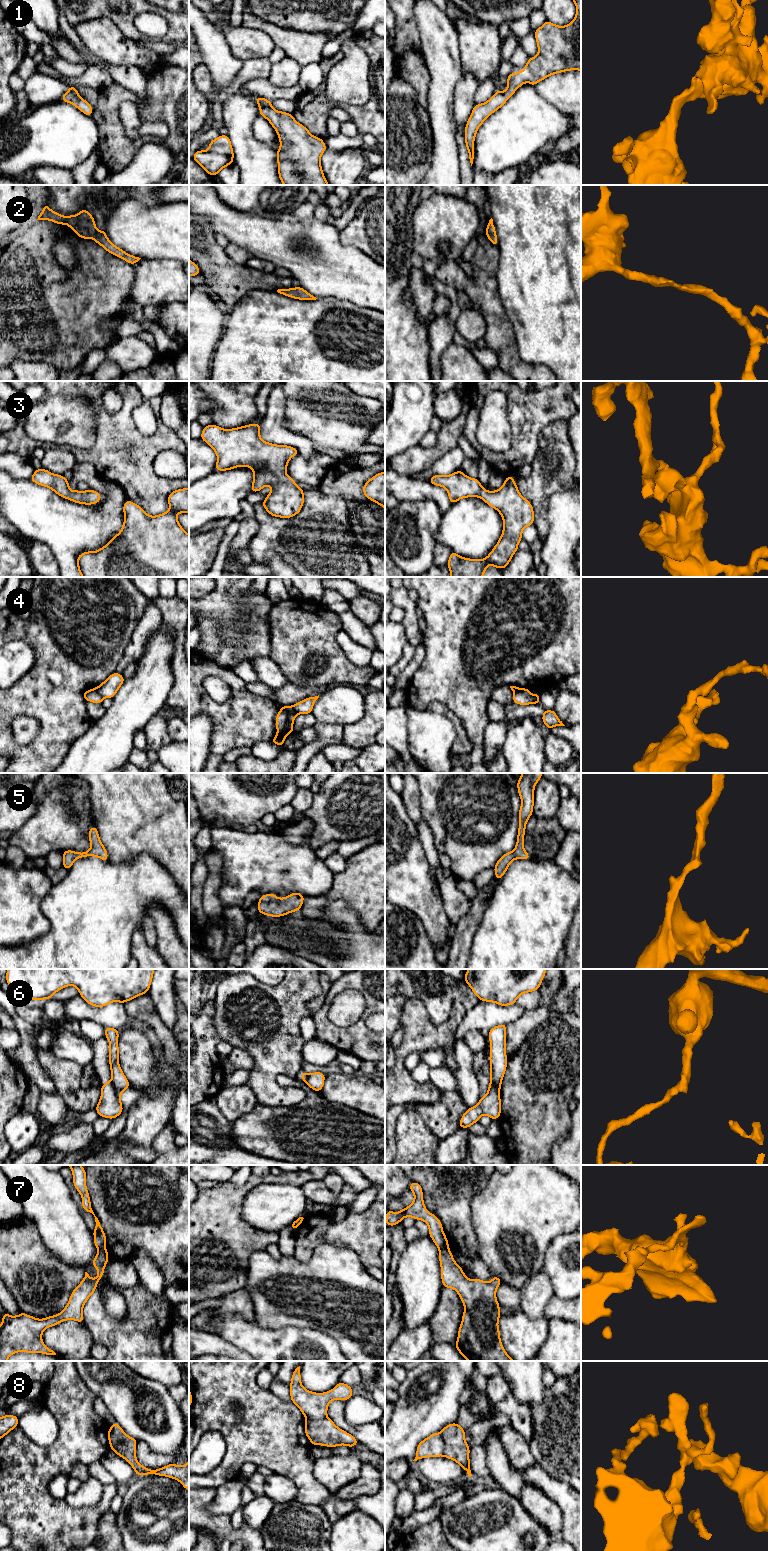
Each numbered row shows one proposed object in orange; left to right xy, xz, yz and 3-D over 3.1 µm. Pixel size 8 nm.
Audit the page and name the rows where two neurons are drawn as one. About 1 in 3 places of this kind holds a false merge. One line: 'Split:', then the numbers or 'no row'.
Split: 4, 6, 7, 8

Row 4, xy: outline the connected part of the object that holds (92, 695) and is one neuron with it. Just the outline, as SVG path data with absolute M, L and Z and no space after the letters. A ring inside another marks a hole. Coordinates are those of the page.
M92 688L84 692L83 699L92 703L101 704L103 697L98 693L96 688Z

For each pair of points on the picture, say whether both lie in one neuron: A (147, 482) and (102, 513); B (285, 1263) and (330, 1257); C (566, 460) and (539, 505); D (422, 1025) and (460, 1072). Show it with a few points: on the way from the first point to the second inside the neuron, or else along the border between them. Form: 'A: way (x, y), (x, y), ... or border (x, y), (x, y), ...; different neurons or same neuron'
A: border (110, 480), (123, 490), (127, 498); different neurons
B: way (296, 1267), (319, 1267); same neuron
C: way (559, 471), (539, 491), (539, 494); same neuron
D: border (454, 1049), (455, 1070), (453, 1073); different neurons

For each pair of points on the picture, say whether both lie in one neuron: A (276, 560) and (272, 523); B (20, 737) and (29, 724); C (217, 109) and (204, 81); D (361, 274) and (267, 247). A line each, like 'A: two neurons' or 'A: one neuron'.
A: two neurons
B: one neuron
C: one neuron
D: one neuron

